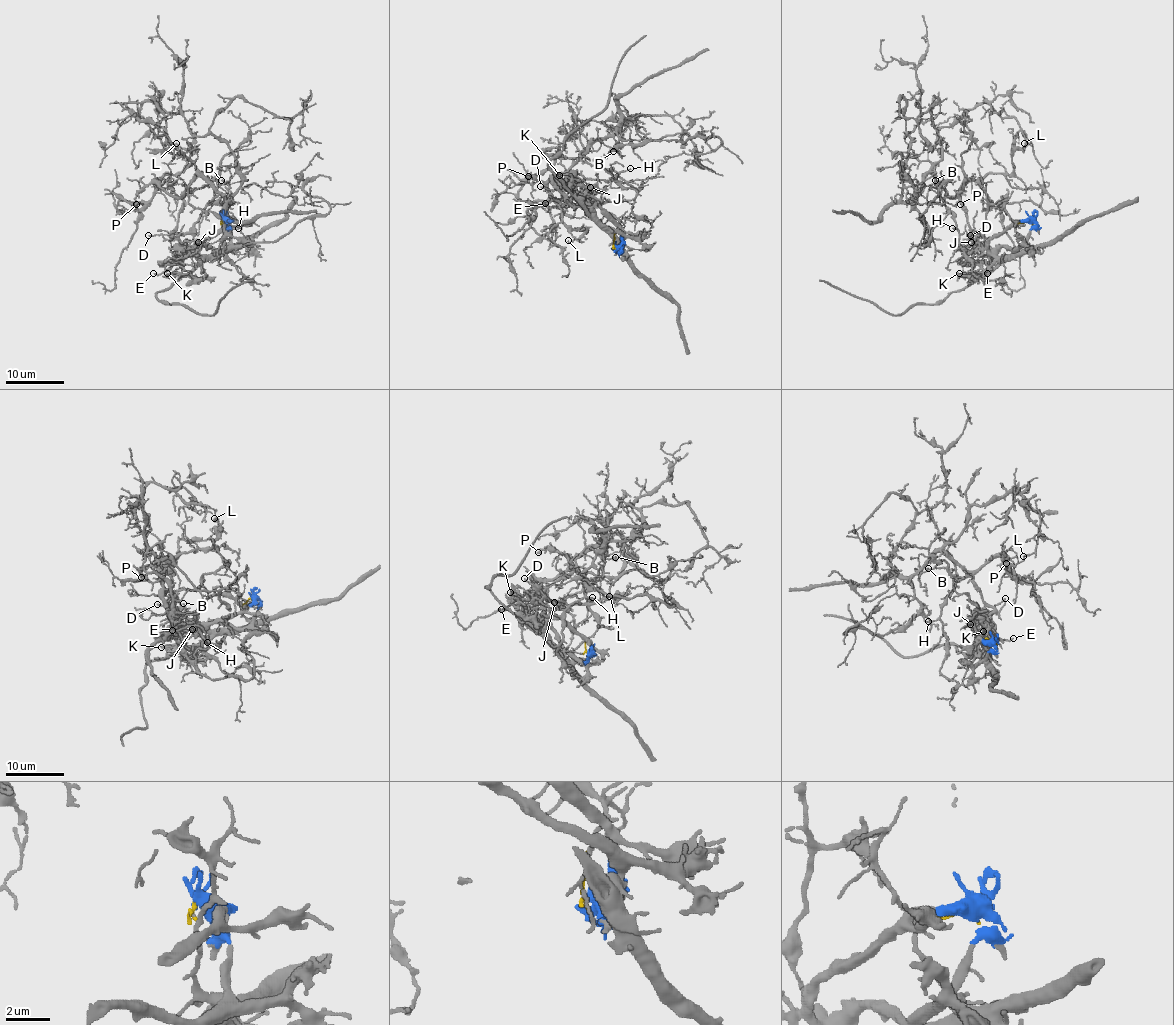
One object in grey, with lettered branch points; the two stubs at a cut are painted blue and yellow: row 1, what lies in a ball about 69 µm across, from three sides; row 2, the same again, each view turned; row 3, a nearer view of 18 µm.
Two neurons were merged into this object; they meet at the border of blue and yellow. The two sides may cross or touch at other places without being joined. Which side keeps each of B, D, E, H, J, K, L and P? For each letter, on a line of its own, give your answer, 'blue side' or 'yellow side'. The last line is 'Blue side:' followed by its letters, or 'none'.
B: yellow side
D: yellow side
E: blue side
H: yellow side
J: blue side
K: blue side
L: yellow side
P: yellow side
Blue side: E, J, K

